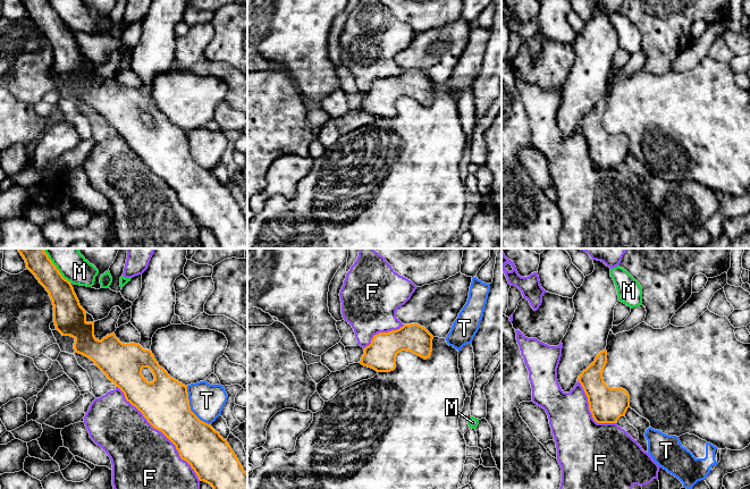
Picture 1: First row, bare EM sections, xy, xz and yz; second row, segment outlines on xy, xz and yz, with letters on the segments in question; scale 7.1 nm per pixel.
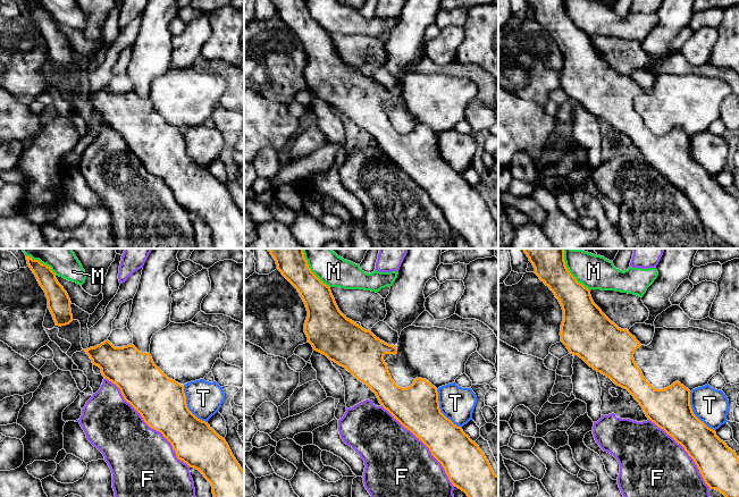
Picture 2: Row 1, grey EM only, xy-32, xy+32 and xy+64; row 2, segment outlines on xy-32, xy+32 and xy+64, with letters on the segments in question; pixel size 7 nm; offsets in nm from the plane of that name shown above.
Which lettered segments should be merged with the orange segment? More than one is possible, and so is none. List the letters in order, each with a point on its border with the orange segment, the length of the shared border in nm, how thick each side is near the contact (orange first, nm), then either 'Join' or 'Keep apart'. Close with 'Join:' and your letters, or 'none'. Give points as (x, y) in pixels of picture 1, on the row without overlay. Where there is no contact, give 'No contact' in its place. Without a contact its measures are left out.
F: Touches orange at xy (161, 177). Shared border 900 nm. Thickness 340 nm (orange) against 460 nm. Keep apart
M: Touches orange at xy (57, 15). Shared border 260 nm. Thickness 180 nm (orange) against 200 nm. Keep apart
T: Touches orange at xy (190, 153). Shared border 320 nm. Thickness 340 nm (orange) against 240 nm. Keep apart
Join: none

